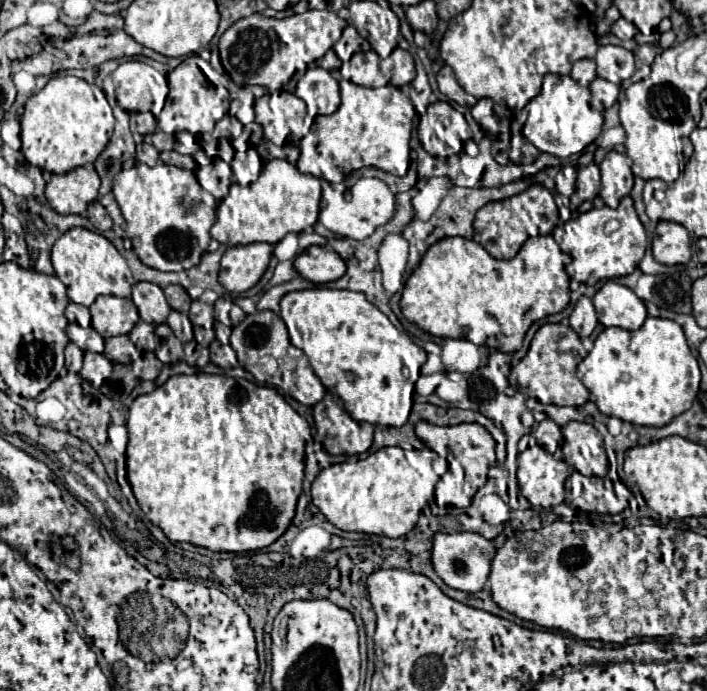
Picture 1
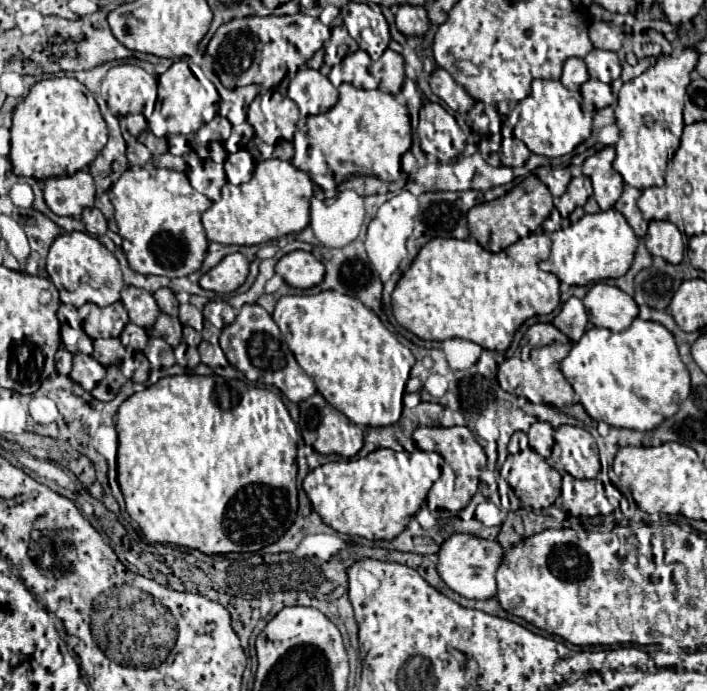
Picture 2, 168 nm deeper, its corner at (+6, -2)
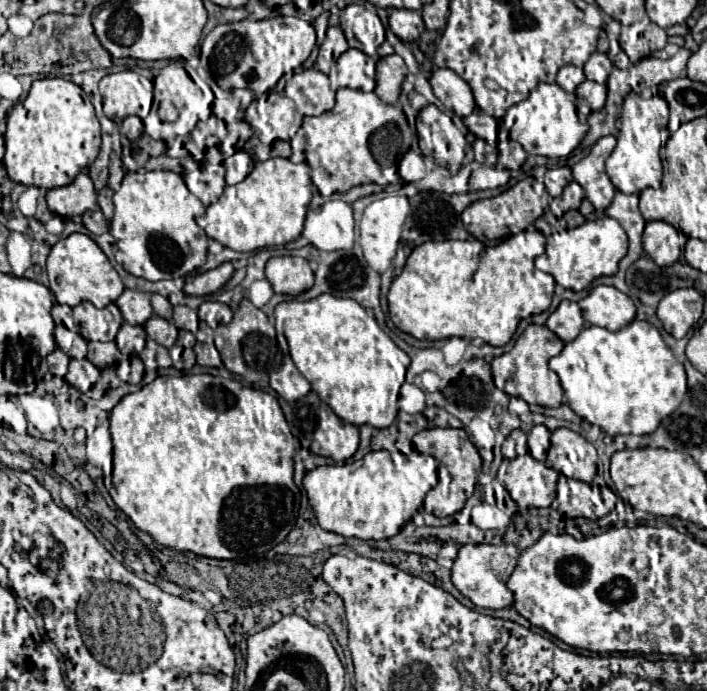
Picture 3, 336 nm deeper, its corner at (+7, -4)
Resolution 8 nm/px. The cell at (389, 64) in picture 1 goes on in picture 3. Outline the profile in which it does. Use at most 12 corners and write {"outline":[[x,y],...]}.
{"outline":[[398,54],[376,62],[376,90],[396,104],[406,64]]}

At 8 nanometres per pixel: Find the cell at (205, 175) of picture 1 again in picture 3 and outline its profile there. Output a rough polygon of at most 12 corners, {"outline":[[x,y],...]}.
{"outline":[[206,150],[205,162],[184,174],[188,190],[204,206],[224,192],[223,155]]}

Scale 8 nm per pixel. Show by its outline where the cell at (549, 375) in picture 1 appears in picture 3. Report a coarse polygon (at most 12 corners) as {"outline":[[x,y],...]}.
{"outline":[[530,324],[492,362],[494,384],[528,404],[558,408],[564,392],[548,360],[564,342]]}

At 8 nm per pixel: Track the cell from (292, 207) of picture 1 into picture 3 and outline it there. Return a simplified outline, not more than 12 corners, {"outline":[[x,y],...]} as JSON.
{"outline":[[256,162],[198,218],[238,252],[302,232],[308,164]]}

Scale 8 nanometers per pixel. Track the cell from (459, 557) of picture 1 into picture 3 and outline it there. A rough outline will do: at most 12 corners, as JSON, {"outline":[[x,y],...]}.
{"outline":[[464,544],[450,576],[480,608],[506,608],[512,544]]}

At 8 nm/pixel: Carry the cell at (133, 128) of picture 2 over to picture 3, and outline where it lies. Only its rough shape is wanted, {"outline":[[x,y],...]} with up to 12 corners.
{"outline":[[128,116],[119,125],[128,140],[142,136],[144,124],[138,116]]}

